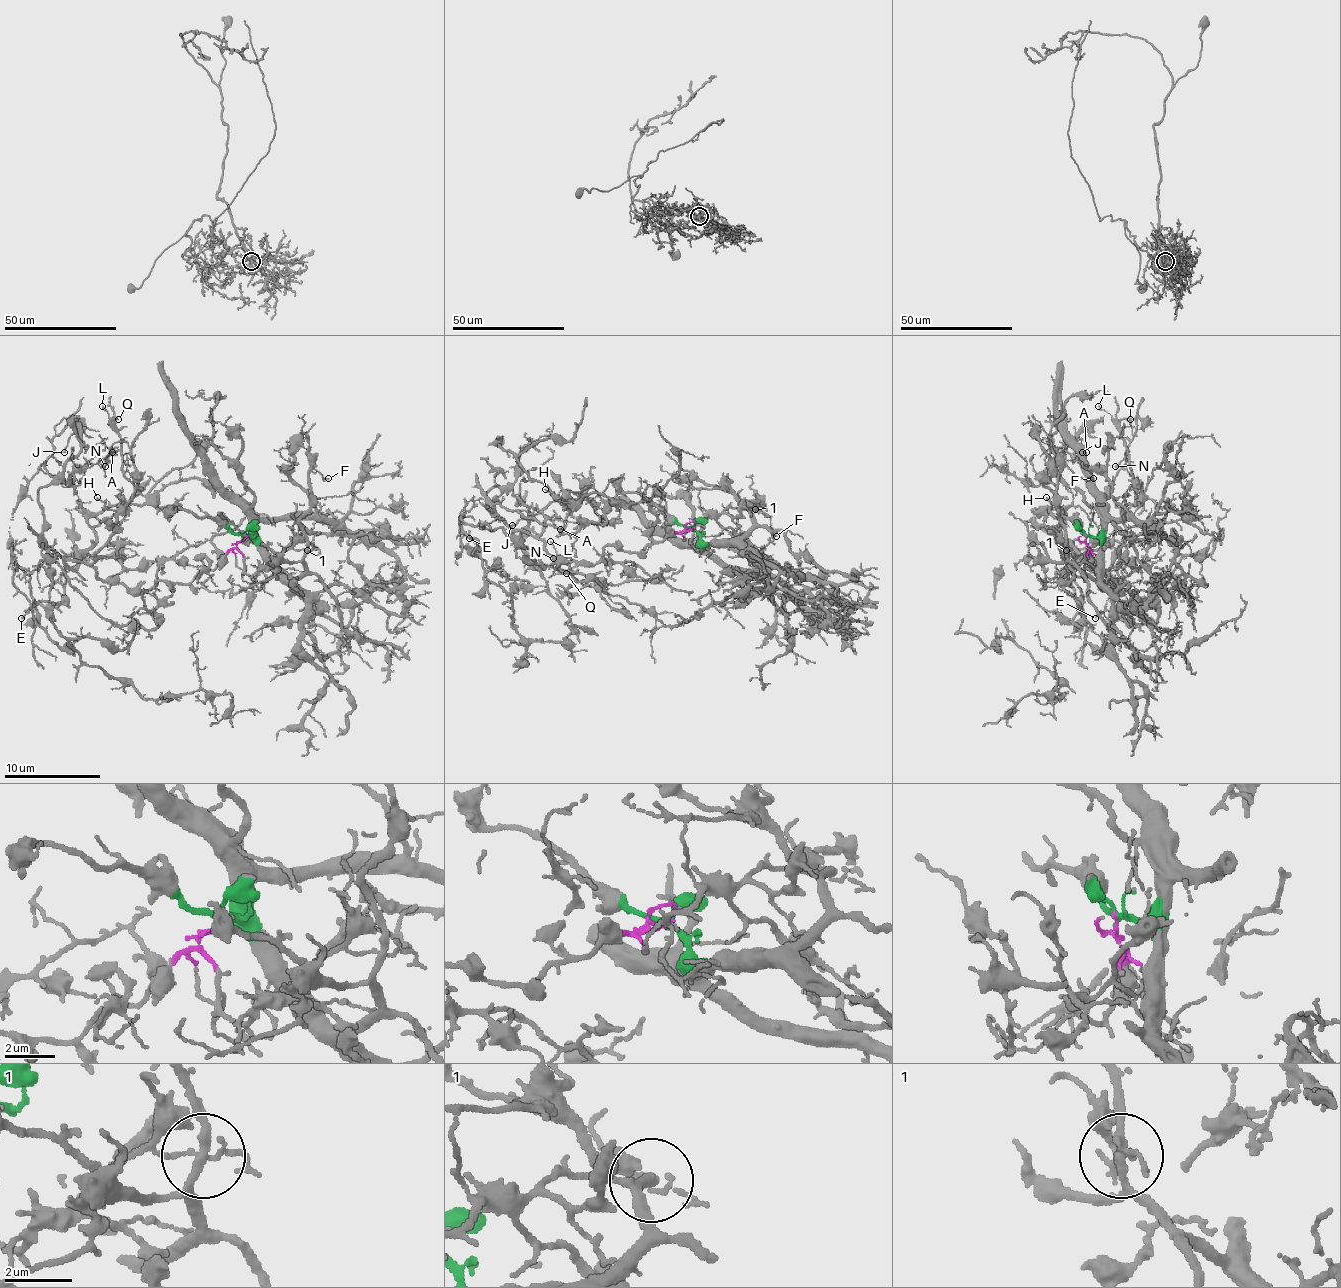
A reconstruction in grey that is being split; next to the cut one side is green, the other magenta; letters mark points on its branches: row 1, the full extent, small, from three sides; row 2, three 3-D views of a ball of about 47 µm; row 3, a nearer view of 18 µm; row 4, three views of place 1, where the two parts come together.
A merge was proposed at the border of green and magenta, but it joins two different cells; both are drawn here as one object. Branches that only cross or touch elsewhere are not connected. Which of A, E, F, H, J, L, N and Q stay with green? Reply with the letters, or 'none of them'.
F

